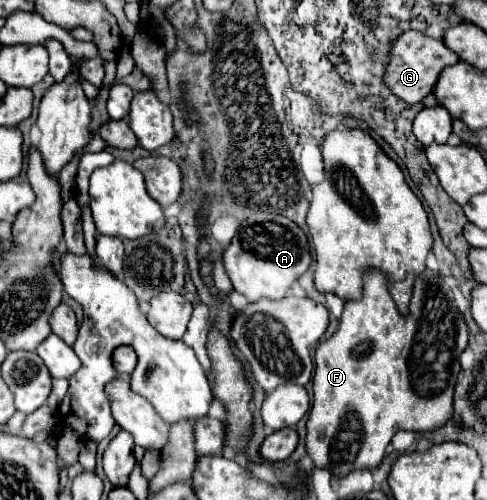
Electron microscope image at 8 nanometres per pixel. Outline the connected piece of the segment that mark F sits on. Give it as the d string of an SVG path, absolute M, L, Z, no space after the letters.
M429 269L423 271L423 275L419 275L415 279L415 287L413 287L413 299L411 299L411 313L409 317L403 317L399 315L397 307L395 307L395 301L391 299L389 291L387 291L387 283L385 283L385 277L381 273L367 273L365 277L365 285L363 285L363 297L359 301L349 301L345 303L345 309L343 309L343 317L341 317L341 323L339 323L339 329L337 333L319 343L317 351L315 351L315 375L313 375L313 407L311 407L311 413L309 413L309 421L307 421L307 455L311 457L313 465L317 469L327 469L331 471L335 477L345 477L349 475L351 471L357 471L357 469L373 469L377 467L381 461L383 461L383 455L385 455L385 447L391 443L393 435L397 431L433 431L433 429L439 429L443 427L451 415L453 415L453 387L455 387L455 381L457 381L457 375L461 371L461 365L459 365L459 355L461 351L467 347L467 325L465 321L461 319L461 315L455 315L449 311L449 297L443 293L441 289L443 285L443 277L441 275L435 275L431 273Z

